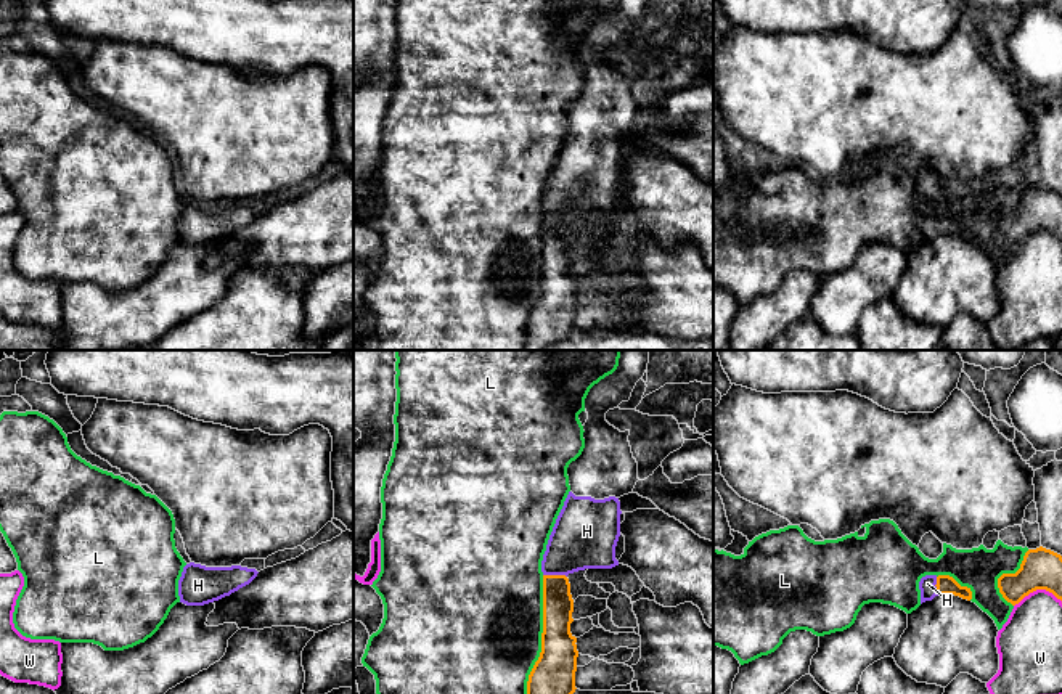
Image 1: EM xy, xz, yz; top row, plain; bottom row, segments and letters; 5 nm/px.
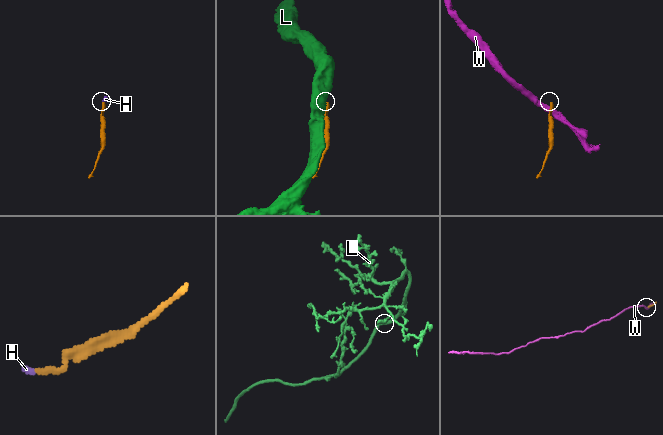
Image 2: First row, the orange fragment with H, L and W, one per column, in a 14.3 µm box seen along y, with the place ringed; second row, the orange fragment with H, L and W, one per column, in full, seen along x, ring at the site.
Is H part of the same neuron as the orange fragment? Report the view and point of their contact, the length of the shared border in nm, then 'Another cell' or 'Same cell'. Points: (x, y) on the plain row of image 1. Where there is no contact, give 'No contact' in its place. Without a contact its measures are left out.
Touches orange at xz (555, 216). Shared border 120 nm. Same cell

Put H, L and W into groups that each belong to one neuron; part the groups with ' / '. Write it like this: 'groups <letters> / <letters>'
groups H / L / W

